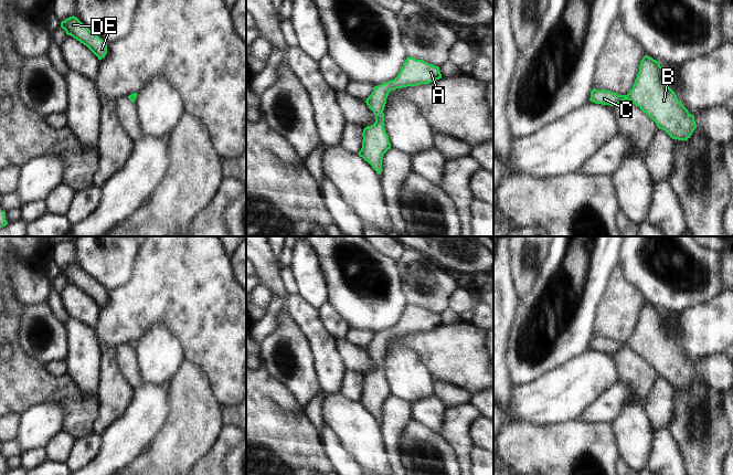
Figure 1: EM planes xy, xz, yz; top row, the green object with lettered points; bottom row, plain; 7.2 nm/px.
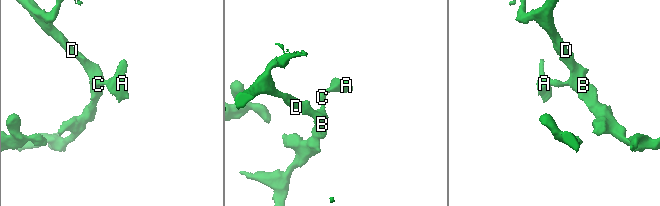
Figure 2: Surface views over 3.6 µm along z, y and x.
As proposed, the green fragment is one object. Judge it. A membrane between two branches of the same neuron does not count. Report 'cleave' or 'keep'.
keep

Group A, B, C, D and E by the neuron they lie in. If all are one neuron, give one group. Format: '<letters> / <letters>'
A B C D E

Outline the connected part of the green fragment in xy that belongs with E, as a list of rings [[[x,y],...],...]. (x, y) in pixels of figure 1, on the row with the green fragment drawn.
[[[73,15],[62,21],[61,28],[65,30],[67,35],[86,45],[98,60],[102,60],[107,54],[107,43],[87,29],[76,17]]]

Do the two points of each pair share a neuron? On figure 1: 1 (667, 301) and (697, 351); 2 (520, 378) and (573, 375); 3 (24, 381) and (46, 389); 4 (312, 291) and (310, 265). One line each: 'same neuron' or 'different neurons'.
1: different neurons
2: different neurons
3: same neuron
4: same neuron

